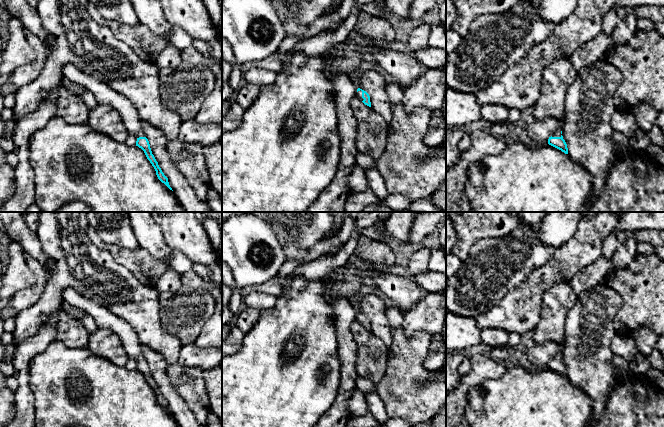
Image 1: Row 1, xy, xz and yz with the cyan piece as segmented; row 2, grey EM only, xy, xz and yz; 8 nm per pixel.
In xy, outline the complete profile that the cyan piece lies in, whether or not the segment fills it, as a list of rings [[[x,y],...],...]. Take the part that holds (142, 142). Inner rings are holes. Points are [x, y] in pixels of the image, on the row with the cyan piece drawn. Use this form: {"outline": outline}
{"outline": [[[64,65],[62,68],[62,77],[67,83],[74,83],[80,85],[85,90],[89,90],[97,99],[98,104],[108,105],[118,112],[129,135],[137,137],[136,146],[144,151],[147,159],[154,167],[158,179],[172,190],[168,178],[164,175],[152,154],[149,141],[142,131],[142,120],[133,104],[124,95],[113,90],[106,83],[99,81],[74,65]]]}

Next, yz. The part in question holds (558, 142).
{"outline": [[[564,117],[560,118],[558,120],[559,122],[559,127],[558,129],[552,134],[551,137],[548,139],[548,144],[561,150],[565,154],[568,154],[568,148],[565,140],[563,139],[562,136],[562,125],[564,123]]]}

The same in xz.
{"outline": [[[358,88],[356,97],[358,97],[365,105],[371,107],[370,96],[366,91]]]}

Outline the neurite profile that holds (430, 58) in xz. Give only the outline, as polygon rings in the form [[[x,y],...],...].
[[[426,47],[417,51],[412,51],[414,57],[424,69],[438,69],[446,66],[446,50],[434,47]]]

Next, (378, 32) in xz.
[[[360,13],[355,28],[355,36],[363,44],[371,45],[376,49],[385,49],[396,39],[395,31],[386,18]]]

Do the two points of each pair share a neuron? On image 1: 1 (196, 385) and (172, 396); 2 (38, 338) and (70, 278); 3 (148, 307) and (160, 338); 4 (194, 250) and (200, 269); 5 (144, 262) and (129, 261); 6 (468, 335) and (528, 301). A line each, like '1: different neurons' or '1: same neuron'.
1: different neurons
2: different neurons
3: same neuron
4: different neurons
5: same neuron
6: different neurons

